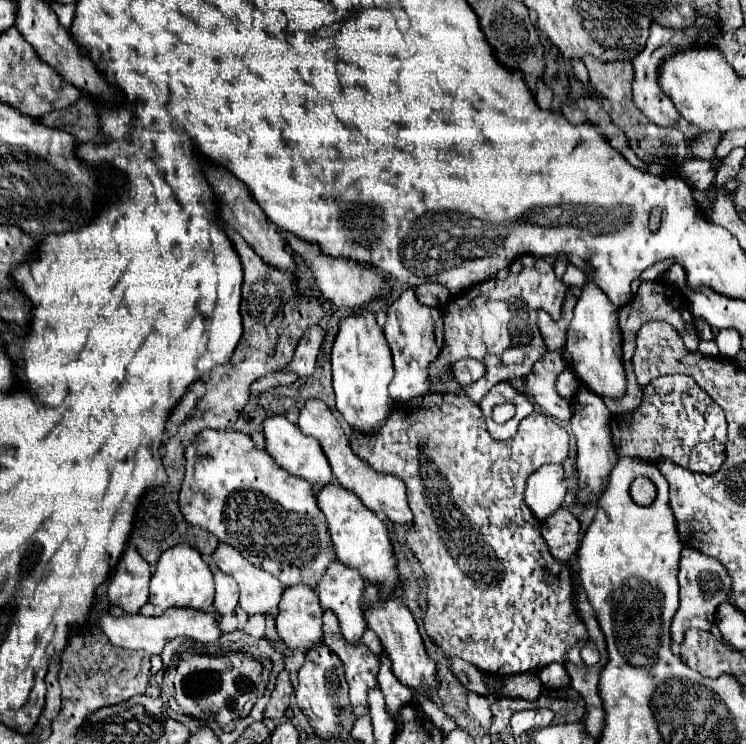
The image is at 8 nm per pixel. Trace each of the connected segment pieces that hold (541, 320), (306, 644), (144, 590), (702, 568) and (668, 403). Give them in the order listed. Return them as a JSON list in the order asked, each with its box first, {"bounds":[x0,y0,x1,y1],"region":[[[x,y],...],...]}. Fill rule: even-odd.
[{"bounds":[537,293,576,351],"region":[[[568,293],[566,305],[564,305],[564,315],[562,315],[560,321],[552,321],[552,317],[548,313],[541,309],[538,310],[537,324],[540,331],[542,331],[542,335],[544,335],[548,351],[556,351],[556,349],[564,347],[566,331],[568,331],[570,319],[572,319],[574,305],[576,305],[576,299],[572,297],[572,293]]]},{"bounds":[276,585,322,651],"region":[[[290,585],[284,589],[282,601],[278,605],[278,615],[276,615],[276,629],[280,639],[290,647],[298,649],[302,647],[308,651],[316,641],[322,639],[322,605],[318,605],[318,595],[314,589],[308,585]]]},{"bounds":[108,547,150,613],"region":[[[128,547],[116,565],[112,583],[108,585],[110,603],[118,605],[126,613],[138,613],[148,601],[150,577],[150,565],[142,561],[142,555],[134,547]]]},{"bounds":[672,547,730,643],"region":[[[684,547],[680,553],[680,573],[678,573],[678,583],[680,583],[680,607],[672,617],[672,641],[682,643],[684,639],[684,631],[694,627],[694,629],[702,629],[702,631],[710,631],[710,627],[714,625],[714,613],[716,607],[724,601],[728,601],[730,595],[730,577],[726,573],[726,569],[716,561],[710,559],[702,553],[698,553],[696,549],[688,549]]]},{"bounds":[610,375,726,475],"region":[[[664,375],[652,381],[644,389],[642,405],[634,413],[610,417],[610,431],[618,457],[634,457],[648,463],[668,459],[684,469],[706,475],[716,473],[726,457],[726,419],[722,407],[686,375]],[[660,397],[668,399],[660,401]]]}]

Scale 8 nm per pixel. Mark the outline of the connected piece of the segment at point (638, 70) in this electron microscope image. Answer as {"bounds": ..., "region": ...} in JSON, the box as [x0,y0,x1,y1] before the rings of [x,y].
{"bounds":[632,15,720,127],"region":[[[704,15],[698,17],[698,21],[696,21],[694,27],[682,29],[682,31],[664,29],[664,27],[652,23],[652,25],[650,25],[650,37],[648,37],[648,41],[646,41],[644,51],[632,61],[632,65],[634,65],[634,83],[632,83],[632,87],[634,87],[634,103],[636,103],[636,107],[638,107],[652,123],[656,123],[656,125],[660,125],[660,127],[674,127],[674,125],[680,121],[680,113],[678,113],[678,109],[674,107],[672,99],[660,89],[660,85],[658,85],[658,69],[660,69],[660,65],[672,55],[672,49],[686,51],[686,49],[694,49],[694,47],[704,47],[704,43],[698,41],[702,29],[708,29],[708,33],[710,33],[708,43],[714,45],[714,41],[718,39],[720,29],[718,29],[718,25],[716,25],[714,21],[706,19]]]}

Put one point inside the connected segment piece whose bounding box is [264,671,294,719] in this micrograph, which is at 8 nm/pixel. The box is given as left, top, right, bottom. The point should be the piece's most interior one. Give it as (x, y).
(278, 704)

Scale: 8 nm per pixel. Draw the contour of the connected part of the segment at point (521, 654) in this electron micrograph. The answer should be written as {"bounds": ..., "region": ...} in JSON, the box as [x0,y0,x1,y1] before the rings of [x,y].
{"bounds":[352,392,588,675],"region":[[[464,392],[457,393],[432,393],[424,397],[428,403],[418,407],[418,399],[406,401],[406,403],[398,403],[394,407],[394,413],[390,415],[390,419],[386,421],[386,425],[382,425],[382,429],[378,429],[378,433],[372,435],[364,435],[360,431],[352,433],[352,451],[366,461],[374,471],[384,473],[384,475],[394,475],[400,477],[408,489],[408,505],[414,513],[412,525],[406,529],[406,545],[410,549],[410,553],[418,559],[418,563],[424,569],[424,581],[426,581],[426,599],[428,599],[428,609],[424,615],[424,629],[428,633],[428,637],[438,643],[448,657],[460,657],[472,665],[476,665],[478,669],[482,669],[484,673],[492,673],[492,675],[520,675],[520,673],[538,673],[542,667],[558,661],[564,663],[566,661],[566,653],[570,647],[574,647],[578,641],[588,639],[588,631],[584,627],[584,623],[578,619],[576,611],[574,611],[574,603],[572,603],[572,573],[568,569],[568,563],[560,563],[554,561],[554,557],[550,555],[550,551],[546,549],[546,541],[540,535],[540,521],[532,515],[532,511],[526,507],[524,503],[524,489],[526,489],[526,479],[544,463],[562,463],[568,457],[568,445],[570,445],[570,437],[568,433],[556,425],[548,415],[534,411],[532,415],[524,417],[518,425],[518,433],[508,439],[508,441],[494,441],[486,429],[486,423],[482,421],[482,409],[478,403],[470,401],[470,397]]]}

